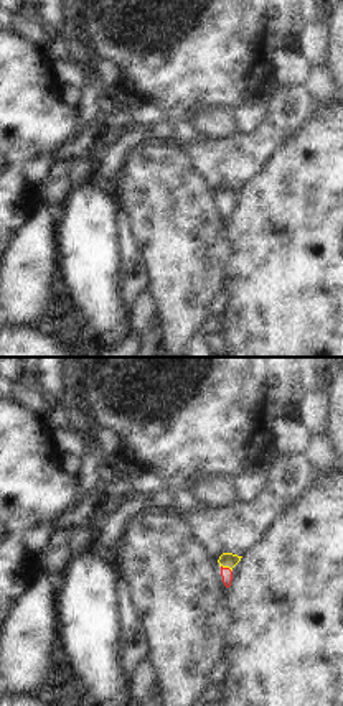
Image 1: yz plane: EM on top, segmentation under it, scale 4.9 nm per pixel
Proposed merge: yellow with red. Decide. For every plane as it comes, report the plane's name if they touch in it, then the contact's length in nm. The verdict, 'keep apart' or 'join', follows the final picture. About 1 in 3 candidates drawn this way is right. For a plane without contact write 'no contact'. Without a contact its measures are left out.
yz | 70 nm

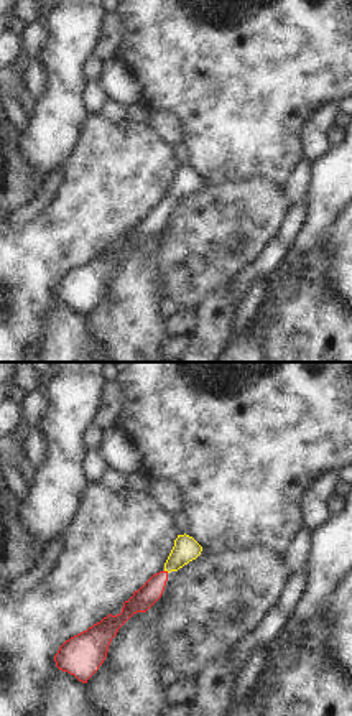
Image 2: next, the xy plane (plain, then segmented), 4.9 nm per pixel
xy | 30 nm

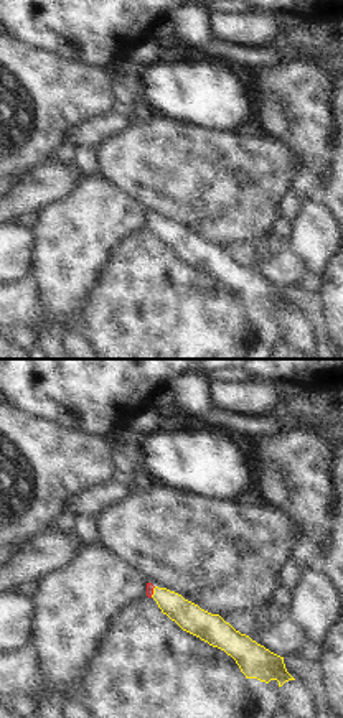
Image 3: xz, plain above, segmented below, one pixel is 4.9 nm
xz | 60 nm

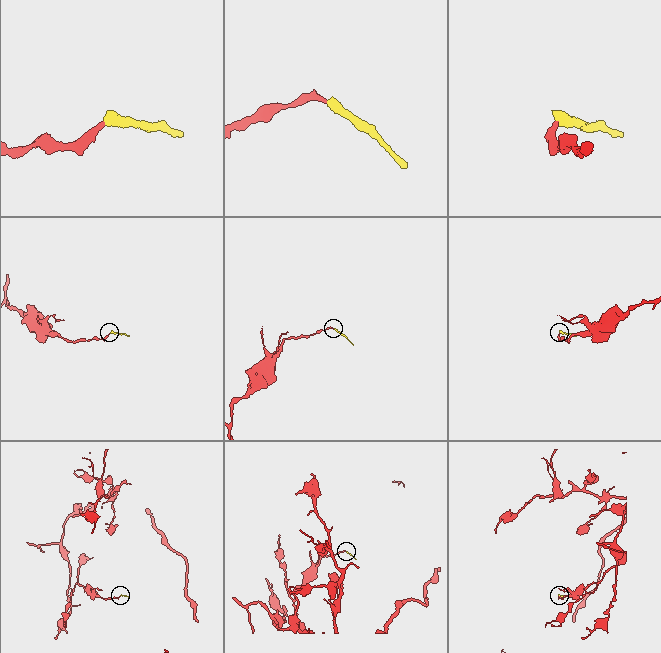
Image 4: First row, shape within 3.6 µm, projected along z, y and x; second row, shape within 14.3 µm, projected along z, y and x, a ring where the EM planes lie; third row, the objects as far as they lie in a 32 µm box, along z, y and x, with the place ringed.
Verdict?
join

